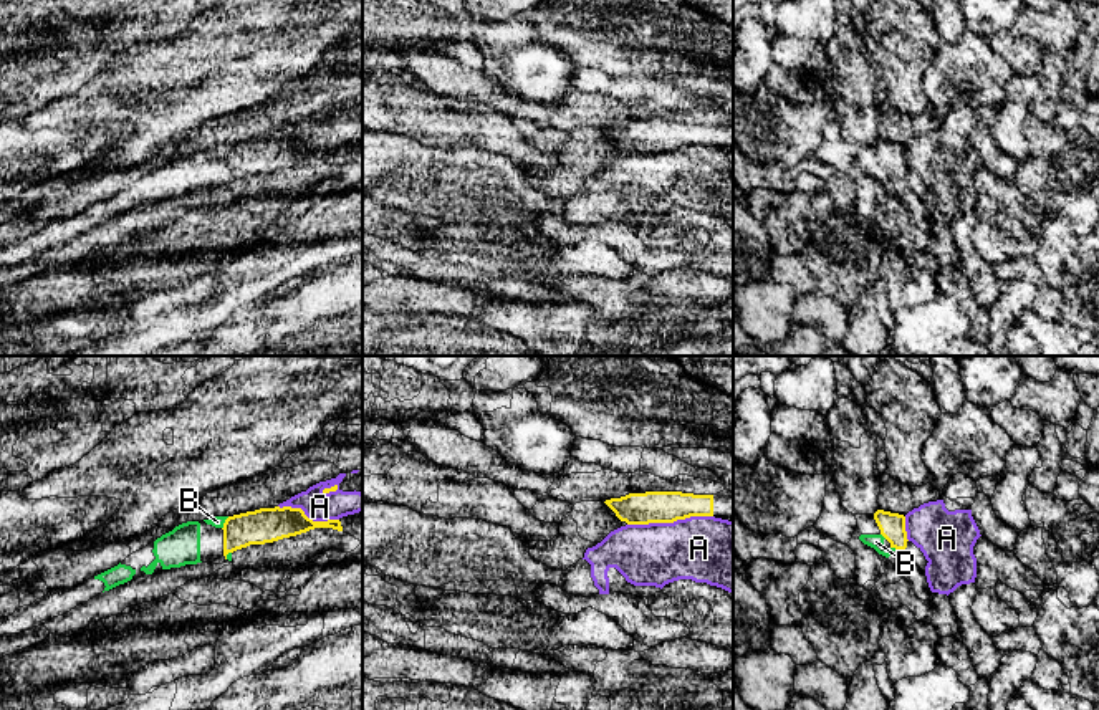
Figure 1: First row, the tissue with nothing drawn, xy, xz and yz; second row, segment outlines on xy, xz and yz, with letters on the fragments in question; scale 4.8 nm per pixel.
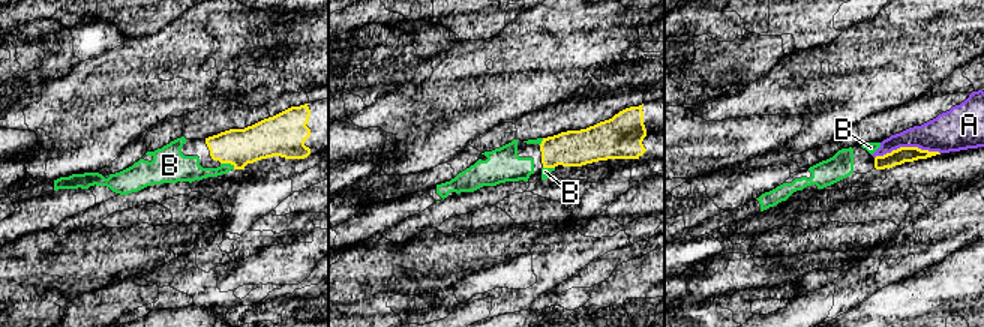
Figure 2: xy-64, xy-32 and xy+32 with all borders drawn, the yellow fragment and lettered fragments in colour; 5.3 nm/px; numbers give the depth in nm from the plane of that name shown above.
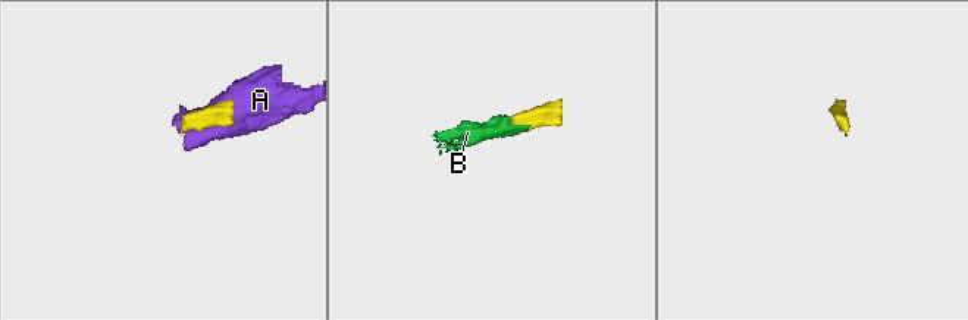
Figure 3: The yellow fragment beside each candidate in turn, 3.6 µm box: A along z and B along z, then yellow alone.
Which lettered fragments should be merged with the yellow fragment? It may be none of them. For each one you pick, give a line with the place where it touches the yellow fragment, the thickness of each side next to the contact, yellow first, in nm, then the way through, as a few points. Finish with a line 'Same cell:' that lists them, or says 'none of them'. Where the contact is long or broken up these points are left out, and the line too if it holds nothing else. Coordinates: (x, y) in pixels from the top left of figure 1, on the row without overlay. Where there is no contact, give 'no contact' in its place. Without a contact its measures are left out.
B: contact xy (224, 153); calibres 170 and 60 nm; way xy (265, 154), (224, 153), (217, 151)
Same cell: B

